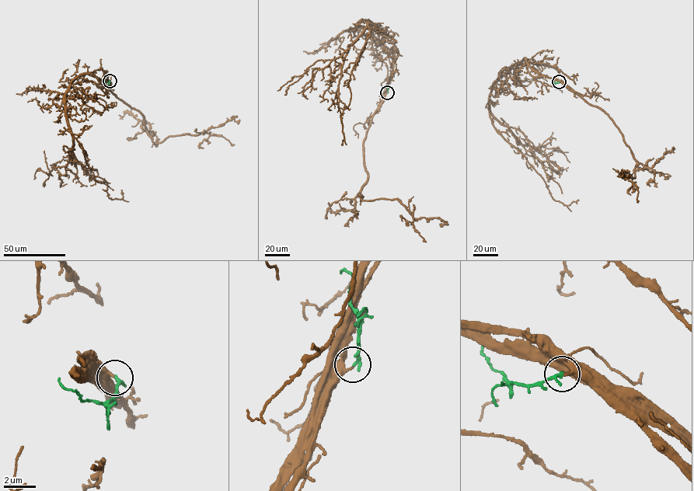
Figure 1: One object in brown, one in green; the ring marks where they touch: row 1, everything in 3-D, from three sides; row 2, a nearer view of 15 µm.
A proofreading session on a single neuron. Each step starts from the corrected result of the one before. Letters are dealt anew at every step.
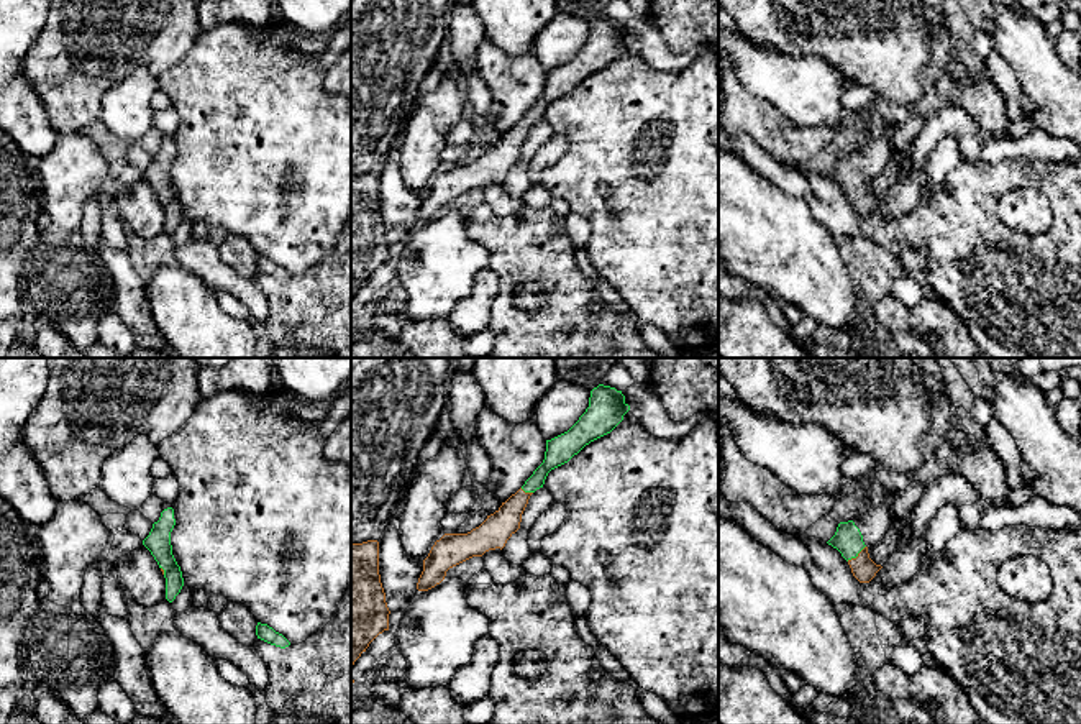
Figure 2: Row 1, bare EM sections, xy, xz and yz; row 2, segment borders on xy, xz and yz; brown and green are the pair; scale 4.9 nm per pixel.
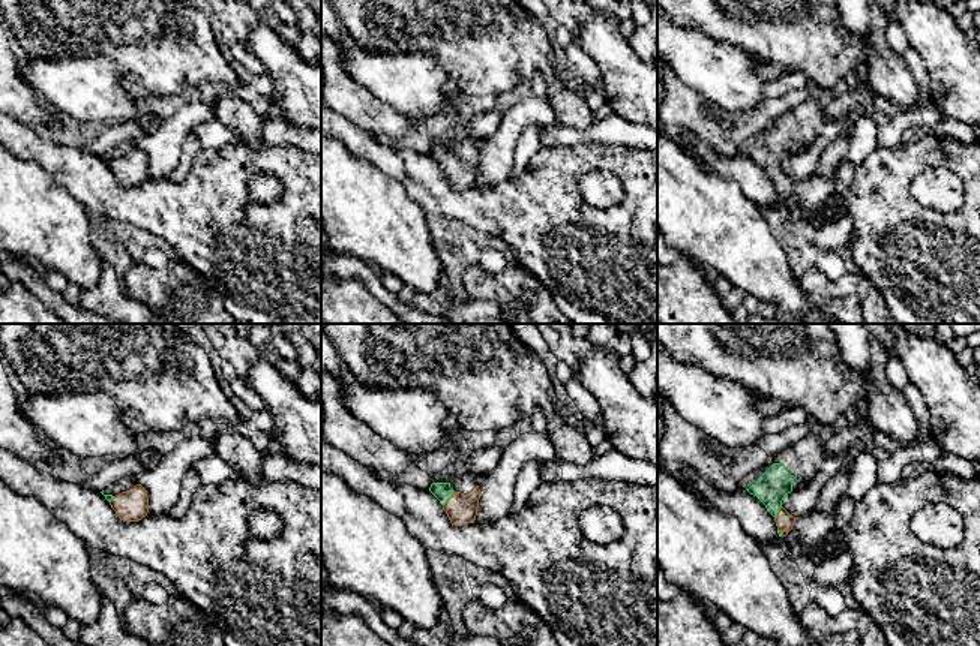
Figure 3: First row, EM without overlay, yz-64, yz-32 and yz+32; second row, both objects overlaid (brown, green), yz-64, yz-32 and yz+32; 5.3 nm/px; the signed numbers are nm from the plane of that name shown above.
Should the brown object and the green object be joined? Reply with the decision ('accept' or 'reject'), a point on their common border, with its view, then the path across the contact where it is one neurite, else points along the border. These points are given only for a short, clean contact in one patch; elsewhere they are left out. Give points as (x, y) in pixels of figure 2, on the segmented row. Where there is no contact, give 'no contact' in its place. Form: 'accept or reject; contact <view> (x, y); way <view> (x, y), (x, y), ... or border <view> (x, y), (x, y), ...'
accept; contact yz (858, 555); way yz (863, 568), (858, 555), (848, 540)

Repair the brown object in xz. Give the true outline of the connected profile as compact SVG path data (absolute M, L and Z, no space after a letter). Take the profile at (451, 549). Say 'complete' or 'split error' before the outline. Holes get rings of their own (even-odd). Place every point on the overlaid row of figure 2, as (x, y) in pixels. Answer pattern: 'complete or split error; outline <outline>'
split error; outline M599 384L591 391L589 407L564 433L546 440L543 463L525 484L476 529L468 534L445 534L435 542L423 560L423 571L417 589L428 591L440 584L446 571L472 557L489 550L504 548L507 540L520 529L522 514L530 496L543 488L548 473L577 455L591 442L610 433L630 410L622 391Z

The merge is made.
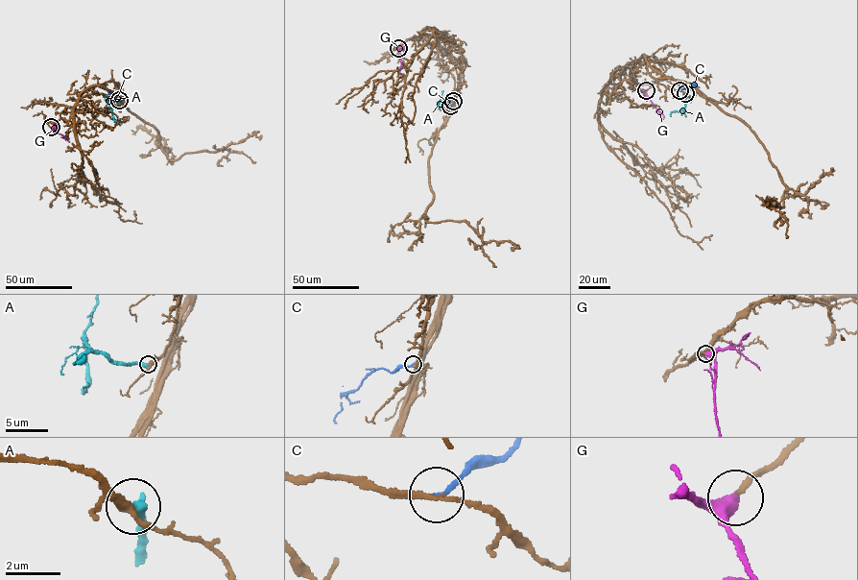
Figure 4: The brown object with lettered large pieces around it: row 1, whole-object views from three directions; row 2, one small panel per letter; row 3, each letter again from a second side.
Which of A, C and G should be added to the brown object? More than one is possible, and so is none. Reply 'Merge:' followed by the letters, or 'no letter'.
Merge: C, G

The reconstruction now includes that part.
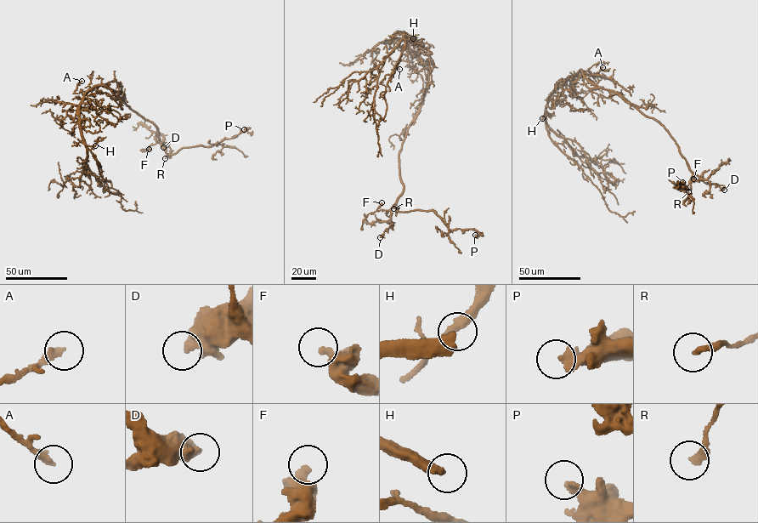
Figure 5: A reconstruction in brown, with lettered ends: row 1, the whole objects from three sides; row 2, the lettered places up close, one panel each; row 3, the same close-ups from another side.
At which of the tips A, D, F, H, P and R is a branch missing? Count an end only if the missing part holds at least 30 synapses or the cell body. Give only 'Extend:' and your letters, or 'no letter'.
Extend: H

